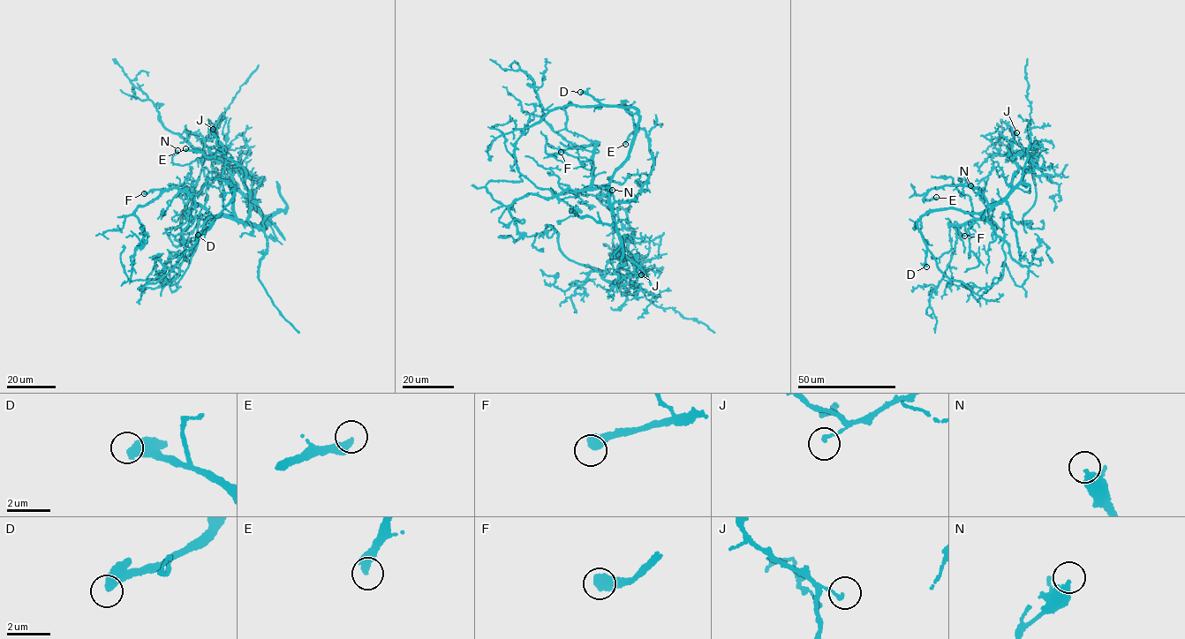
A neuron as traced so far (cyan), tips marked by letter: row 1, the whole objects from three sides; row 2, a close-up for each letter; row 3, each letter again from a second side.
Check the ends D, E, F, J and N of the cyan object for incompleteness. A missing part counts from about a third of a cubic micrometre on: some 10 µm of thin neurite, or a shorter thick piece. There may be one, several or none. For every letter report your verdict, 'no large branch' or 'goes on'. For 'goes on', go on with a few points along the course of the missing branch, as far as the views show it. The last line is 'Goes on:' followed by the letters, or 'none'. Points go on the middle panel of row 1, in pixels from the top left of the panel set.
D: no large branch
E: goes on; course (625, 144), (624, 151), (591, 150), (583, 146), (566, 144), (553, 137), (541, 138)
F: goes on
J: no large branch
N: no large branch
Goes on: E, F

